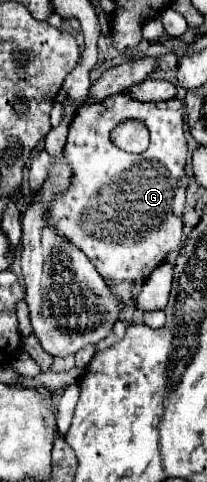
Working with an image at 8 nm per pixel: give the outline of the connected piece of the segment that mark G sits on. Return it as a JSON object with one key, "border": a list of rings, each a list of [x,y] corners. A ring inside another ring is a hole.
{"border":[[[119,92],[111,94],[99,104],[79,108],[75,120],[69,126],[63,154],[73,170],[71,184],[63,194],[55,198],[55,202],[47,206],[45,218],[57,234],[85,252],[85,256],[93,262],[93,266],[109,286],[119,282],[143,282],[181,242],[185,198],[189,188],[189,178],[185,174],[187,140],[183,134],[183,116],[185,106],[181,104],[181,100],[173,98],[167,102],[141,102],[127,92]],[[125,118],[137,118],[147,124],[151,142],[145,152],[131,154],[125,150],[117,150],[109,142],[109,132],[117,122],[123,122]]]}

